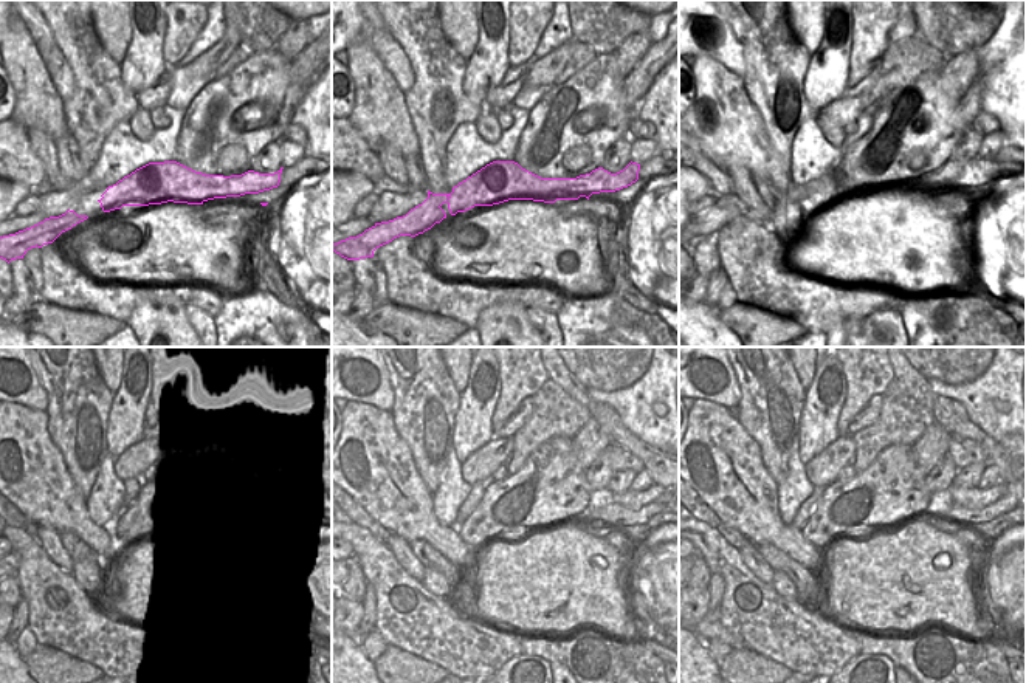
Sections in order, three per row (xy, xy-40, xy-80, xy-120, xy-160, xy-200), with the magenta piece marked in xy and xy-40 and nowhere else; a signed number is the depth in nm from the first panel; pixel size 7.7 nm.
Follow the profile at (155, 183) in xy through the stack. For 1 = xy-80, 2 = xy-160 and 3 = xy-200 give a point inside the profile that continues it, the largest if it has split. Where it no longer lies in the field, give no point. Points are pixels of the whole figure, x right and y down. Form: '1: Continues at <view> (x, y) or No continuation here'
1: Continues at xy-80 (834, 186)
2: Continues at xy-160 (614, 518)
3: Continues at xy-200 (958, 516).

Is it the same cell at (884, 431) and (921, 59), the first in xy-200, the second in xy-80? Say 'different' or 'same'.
same

